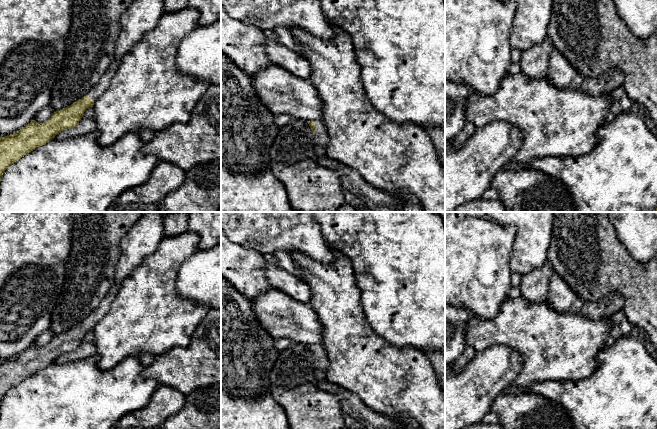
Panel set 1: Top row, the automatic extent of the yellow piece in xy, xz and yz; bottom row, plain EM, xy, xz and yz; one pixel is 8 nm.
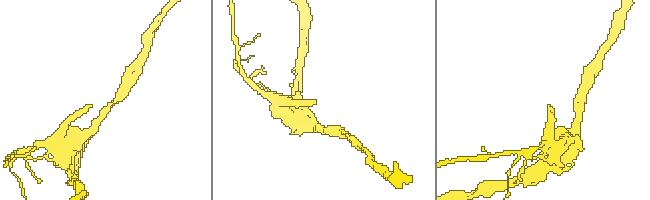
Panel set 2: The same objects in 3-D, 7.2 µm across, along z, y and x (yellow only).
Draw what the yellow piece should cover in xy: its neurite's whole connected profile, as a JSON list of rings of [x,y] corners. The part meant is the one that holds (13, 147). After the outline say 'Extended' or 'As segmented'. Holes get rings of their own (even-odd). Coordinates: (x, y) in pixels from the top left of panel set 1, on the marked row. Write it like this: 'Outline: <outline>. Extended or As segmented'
Outline: [[[114,58],[86,96],[70,106],[54,112],[47,121],[37,123],[32,120],[19,131],[0,138],[0,182],[4,171],[12,163],[15,163],[37,147],[45,145],[61,131],[75,127],[83,117],[86,109],[93,107],[94,102],[110,85],[119,63],[120,61]]]. Extended

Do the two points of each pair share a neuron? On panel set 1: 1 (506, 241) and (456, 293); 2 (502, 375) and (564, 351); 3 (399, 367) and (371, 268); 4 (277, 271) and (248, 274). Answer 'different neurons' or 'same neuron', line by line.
1: same neuron
2: different neurons
3: different neurons
4: different neurons

